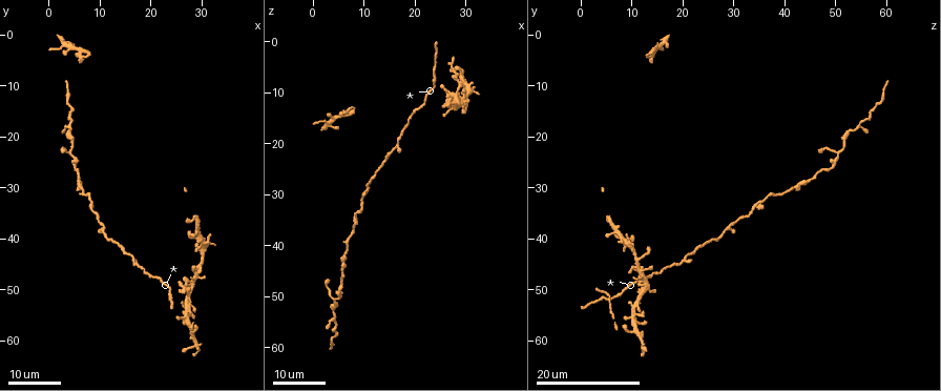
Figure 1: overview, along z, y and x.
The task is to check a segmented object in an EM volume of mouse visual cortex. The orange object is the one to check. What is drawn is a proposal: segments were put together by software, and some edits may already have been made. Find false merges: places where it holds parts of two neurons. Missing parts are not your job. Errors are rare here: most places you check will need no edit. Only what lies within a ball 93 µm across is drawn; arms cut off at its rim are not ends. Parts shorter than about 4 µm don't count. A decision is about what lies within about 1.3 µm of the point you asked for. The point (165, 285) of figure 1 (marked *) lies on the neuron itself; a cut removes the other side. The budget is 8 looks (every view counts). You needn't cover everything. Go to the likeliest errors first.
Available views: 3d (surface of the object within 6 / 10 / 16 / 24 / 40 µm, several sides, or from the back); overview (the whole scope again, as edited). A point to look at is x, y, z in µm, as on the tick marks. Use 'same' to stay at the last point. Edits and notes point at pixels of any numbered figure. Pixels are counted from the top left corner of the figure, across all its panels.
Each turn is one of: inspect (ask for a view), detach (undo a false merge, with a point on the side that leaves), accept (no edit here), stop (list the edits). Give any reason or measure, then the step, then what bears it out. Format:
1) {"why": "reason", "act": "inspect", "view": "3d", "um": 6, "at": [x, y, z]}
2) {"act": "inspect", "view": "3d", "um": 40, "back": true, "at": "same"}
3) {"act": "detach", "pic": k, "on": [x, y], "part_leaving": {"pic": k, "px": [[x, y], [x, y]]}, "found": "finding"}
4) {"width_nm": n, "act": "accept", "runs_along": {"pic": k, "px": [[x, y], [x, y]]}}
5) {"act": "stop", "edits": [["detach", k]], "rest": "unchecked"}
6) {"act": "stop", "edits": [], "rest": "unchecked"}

{"why": "three-way junction", "act": "inspect", "view": "3d", "um": 24, "at": [4.5, 23.5, 50.5]}

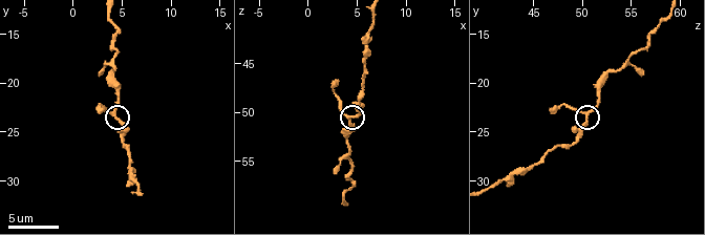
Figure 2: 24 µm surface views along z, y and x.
{"act": "inspect", "view": "3d", "um": 10, "at": [4.2, 23.0, 50.6]}

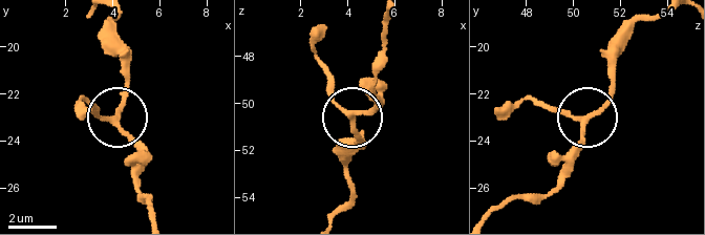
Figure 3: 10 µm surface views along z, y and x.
{"arms": 3, "act": "accept", "found": "one neuron here"}

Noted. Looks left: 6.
{"why": "sudden change in width", "act": "inspect", "view": "3d", "um": 6, "at": [5.8, 29.0, 44.2]}

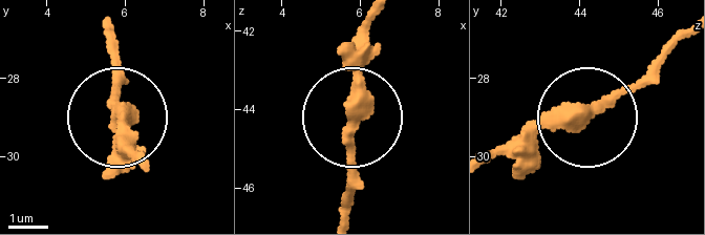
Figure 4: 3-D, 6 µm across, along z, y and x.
{"act": "inspect", "view": "3d", "um": 6, "back": true, "at": [5.90, 29.00, 44.20]}

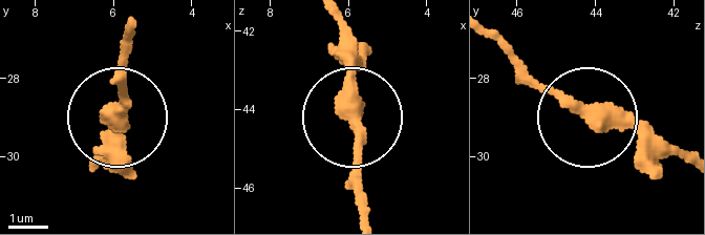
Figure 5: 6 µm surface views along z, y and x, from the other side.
{"width_nm": 390, "act": "accept", "runs_along": {"pic": 5, "px": [[334, 20], [358, 141], [358, 217]]}, "found": "continuous, no second neuron"}

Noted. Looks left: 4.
{"why": "calibre changes", "act": "inspect", "view": "3d", "um": 16, "at": [3.8, 19.2, 52.4]}

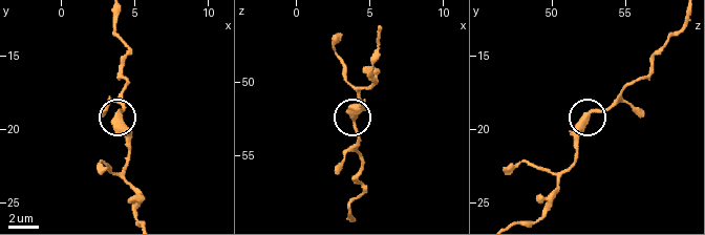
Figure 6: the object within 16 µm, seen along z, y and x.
{"act": "inspect", "view": "3d", "um": 6, "at": [4.2, 19.0, 52.4]}

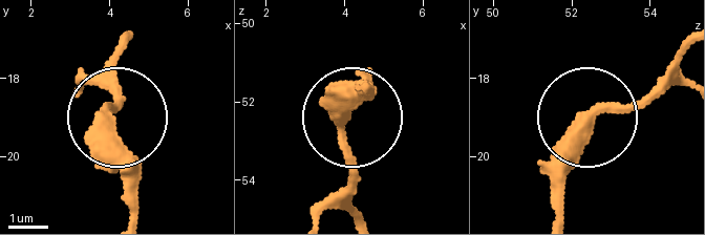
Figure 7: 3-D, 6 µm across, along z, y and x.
{"act": "accept", "runs_along": {"pic": 7, "px": [[550, 210], [560, 150], [600, 113], [640, 100], [680, 60]]}, "found": "continuous, no second neuron"}

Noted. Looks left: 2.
{"why": "sudden change in width", "act": "inspect", "view": "3d", "um": 10, "at": [4.6, 14.4, 57.2]}

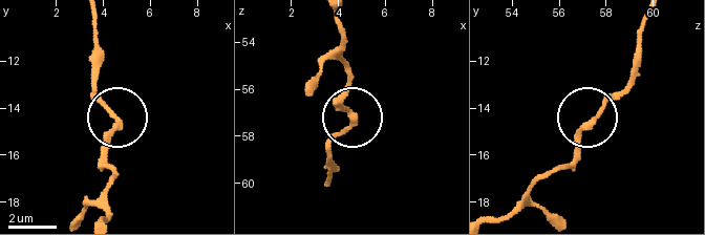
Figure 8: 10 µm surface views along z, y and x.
{"act": "accept", "found": "continuous, no second neuron"}

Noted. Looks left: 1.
{"act": "stop", "edits": [], "rest": "unchecked"}

